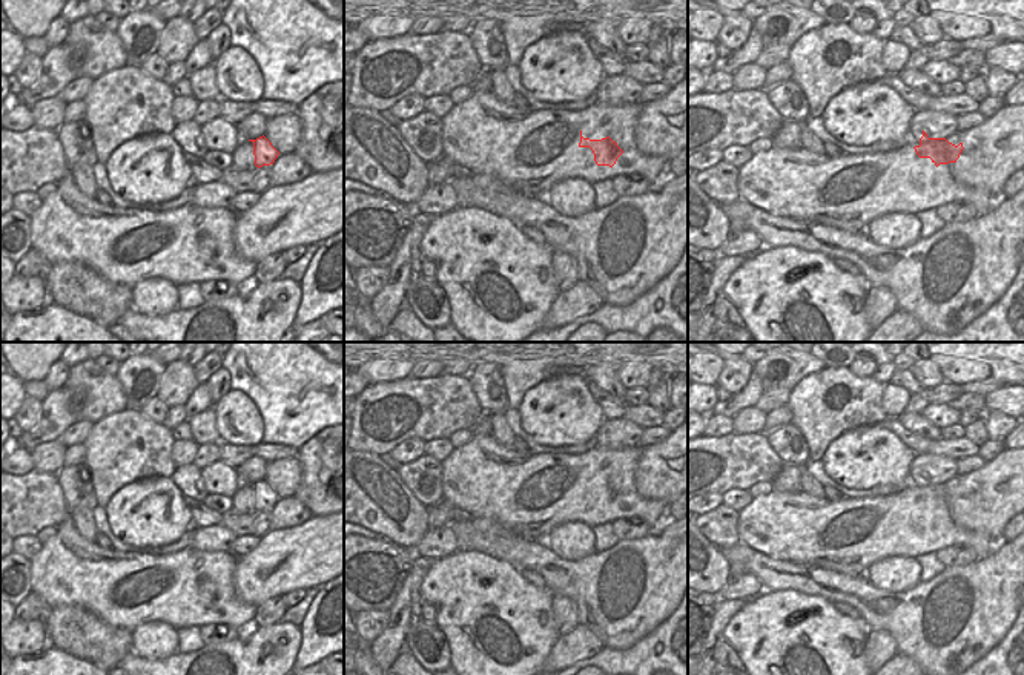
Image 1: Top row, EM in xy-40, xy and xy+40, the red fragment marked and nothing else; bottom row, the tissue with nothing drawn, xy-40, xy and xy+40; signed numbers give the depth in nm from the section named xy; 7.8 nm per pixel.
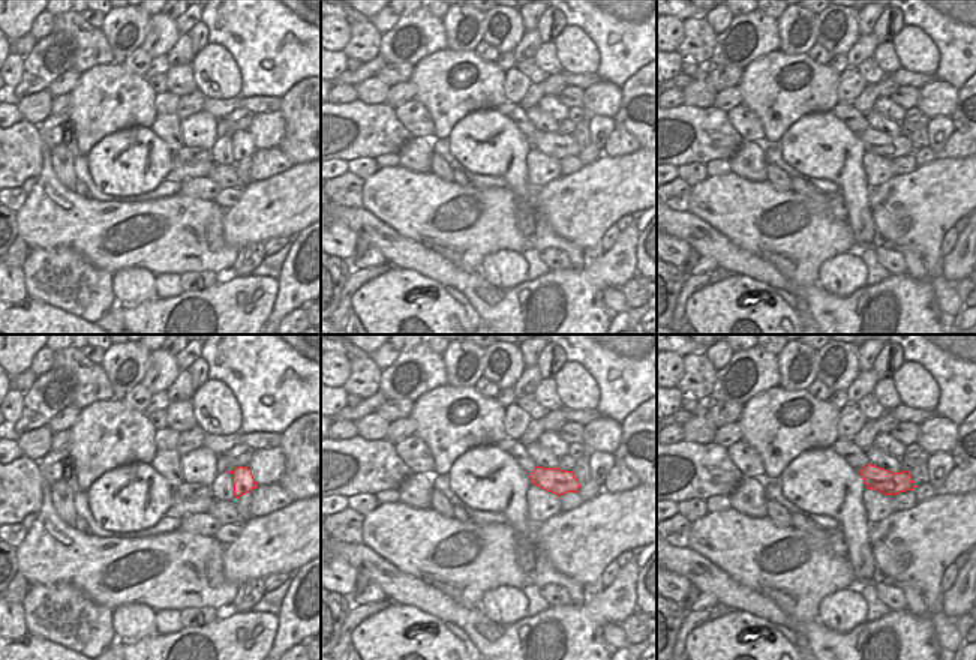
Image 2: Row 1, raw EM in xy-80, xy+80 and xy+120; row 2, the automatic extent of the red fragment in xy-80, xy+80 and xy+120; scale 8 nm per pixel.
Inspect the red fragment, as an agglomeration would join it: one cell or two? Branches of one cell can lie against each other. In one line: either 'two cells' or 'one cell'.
two cells

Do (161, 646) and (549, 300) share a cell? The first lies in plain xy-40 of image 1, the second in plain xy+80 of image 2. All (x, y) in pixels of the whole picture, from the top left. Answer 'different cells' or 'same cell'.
different cells

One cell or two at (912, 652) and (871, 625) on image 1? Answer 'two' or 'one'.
two

